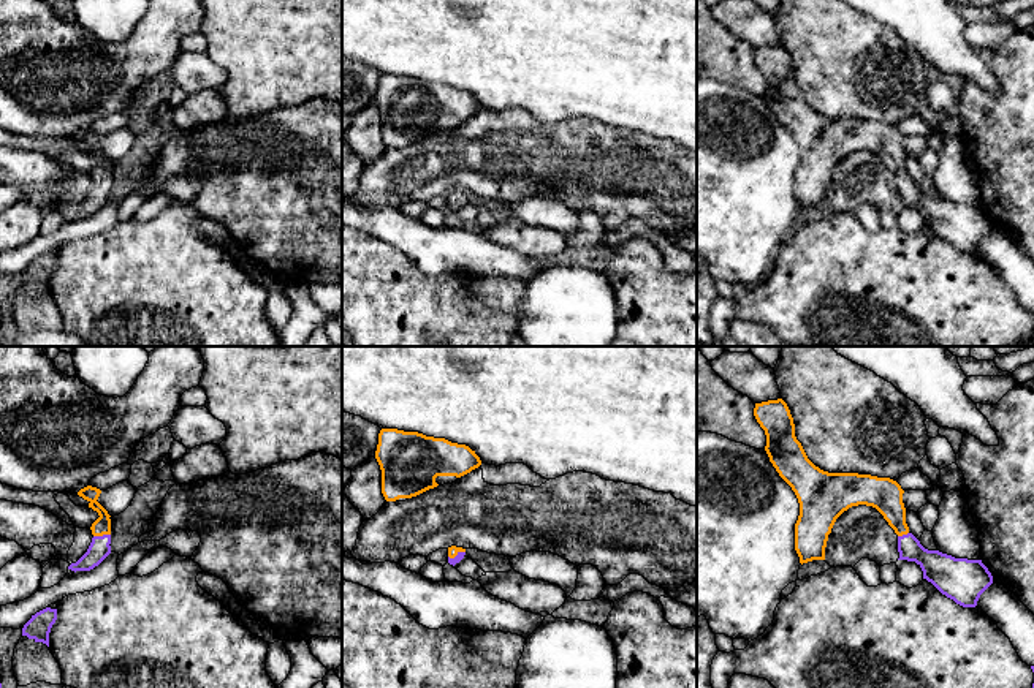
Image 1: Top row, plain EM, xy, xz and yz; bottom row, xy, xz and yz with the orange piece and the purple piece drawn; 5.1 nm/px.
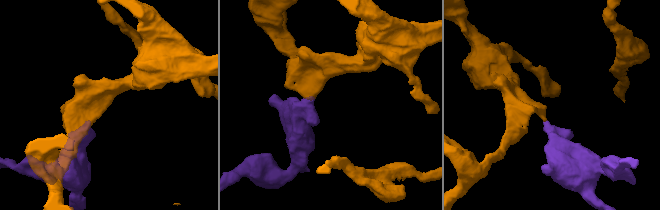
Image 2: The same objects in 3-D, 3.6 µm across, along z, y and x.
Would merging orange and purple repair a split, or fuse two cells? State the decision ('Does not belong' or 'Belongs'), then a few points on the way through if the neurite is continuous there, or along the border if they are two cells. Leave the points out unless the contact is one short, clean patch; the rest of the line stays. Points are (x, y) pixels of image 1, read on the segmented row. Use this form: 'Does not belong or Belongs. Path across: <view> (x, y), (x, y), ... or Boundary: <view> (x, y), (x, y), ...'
Belongs. Path across: xy (102, 525), (102, 535), (98, 549)

